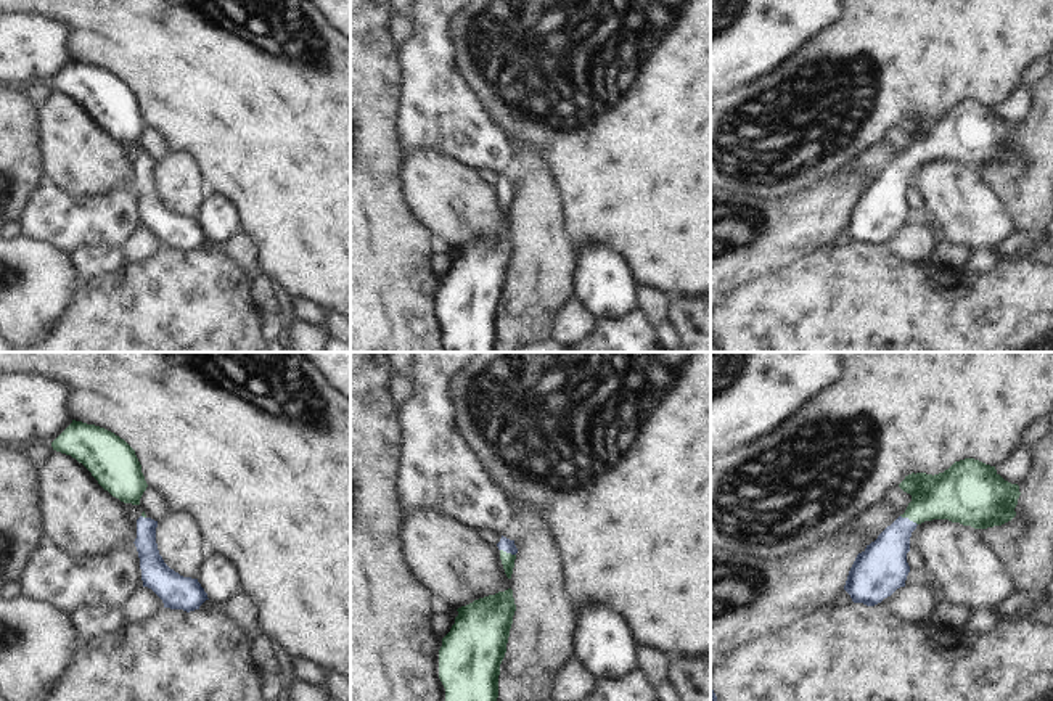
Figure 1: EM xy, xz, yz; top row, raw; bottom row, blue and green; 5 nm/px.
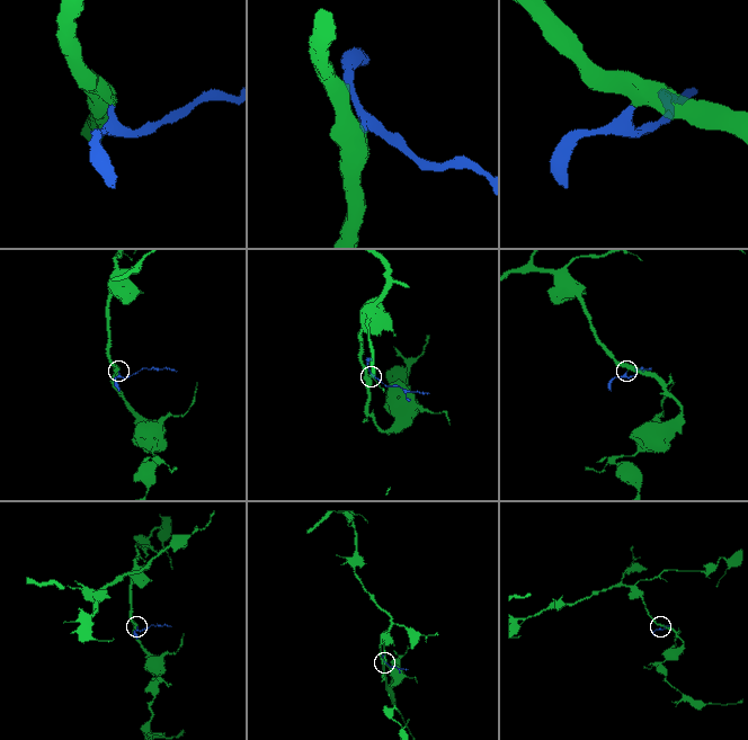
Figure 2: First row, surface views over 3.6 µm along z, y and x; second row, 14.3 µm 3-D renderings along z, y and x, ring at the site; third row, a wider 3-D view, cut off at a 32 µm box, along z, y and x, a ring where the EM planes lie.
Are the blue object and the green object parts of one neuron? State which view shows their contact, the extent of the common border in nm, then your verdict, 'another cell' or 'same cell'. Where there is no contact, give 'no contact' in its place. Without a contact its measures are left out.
yz | 100 nm | same cell

